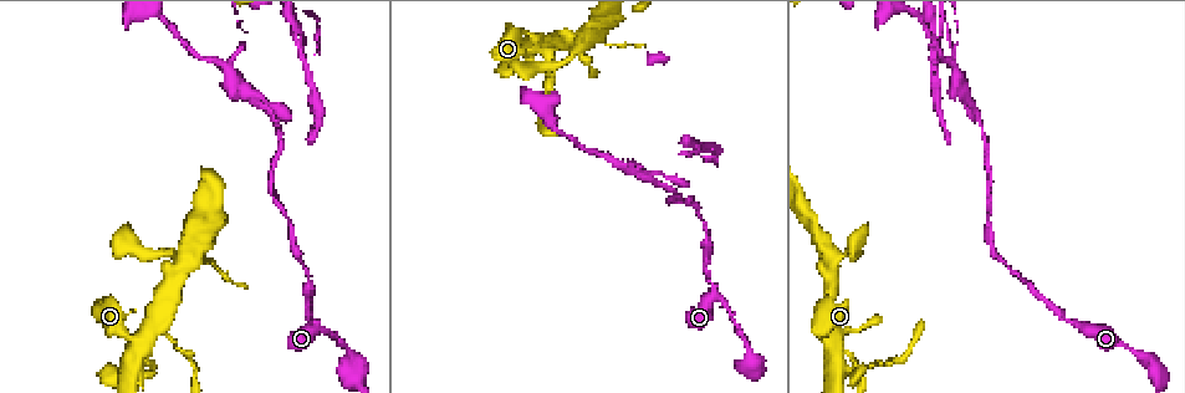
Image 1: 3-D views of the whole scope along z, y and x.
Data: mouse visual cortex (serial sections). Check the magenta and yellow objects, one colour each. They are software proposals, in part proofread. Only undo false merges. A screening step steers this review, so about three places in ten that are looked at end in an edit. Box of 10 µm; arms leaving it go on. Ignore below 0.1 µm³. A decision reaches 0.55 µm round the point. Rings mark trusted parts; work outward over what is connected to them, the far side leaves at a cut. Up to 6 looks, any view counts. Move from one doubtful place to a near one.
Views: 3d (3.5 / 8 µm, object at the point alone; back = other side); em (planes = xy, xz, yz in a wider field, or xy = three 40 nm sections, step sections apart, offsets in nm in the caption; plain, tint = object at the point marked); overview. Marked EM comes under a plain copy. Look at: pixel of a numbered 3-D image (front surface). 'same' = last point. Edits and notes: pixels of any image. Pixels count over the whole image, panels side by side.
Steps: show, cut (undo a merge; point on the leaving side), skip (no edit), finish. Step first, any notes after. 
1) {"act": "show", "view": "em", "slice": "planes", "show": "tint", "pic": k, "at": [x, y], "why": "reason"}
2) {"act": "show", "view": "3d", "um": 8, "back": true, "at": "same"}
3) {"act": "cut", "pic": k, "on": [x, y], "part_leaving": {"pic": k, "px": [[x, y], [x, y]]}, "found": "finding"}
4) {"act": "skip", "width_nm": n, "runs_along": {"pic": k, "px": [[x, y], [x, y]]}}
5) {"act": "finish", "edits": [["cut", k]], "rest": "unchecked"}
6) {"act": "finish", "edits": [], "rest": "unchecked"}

{"act": "show", "view": "3d", "um": 8, "pic": 1, "at": [168, 338]}

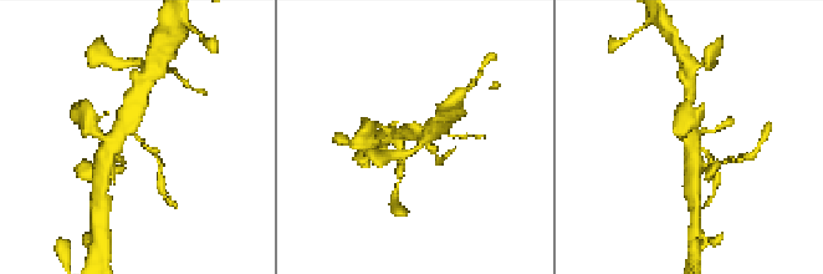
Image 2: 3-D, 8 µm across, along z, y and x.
{"act": "show", "view": "3d", "um": 3.5, "at": "same"}

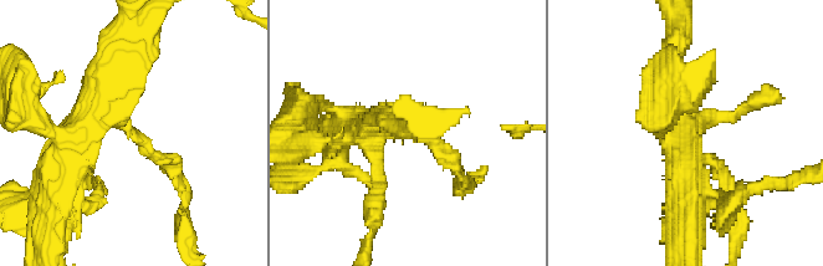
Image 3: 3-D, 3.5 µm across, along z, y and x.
{"act": "skip", "found": "all the same cell"}

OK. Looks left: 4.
{"act": "show", "view": "3d", "um": 3.5, "pic": 1, "at": [309, 318], "why": "abrupt turn"}

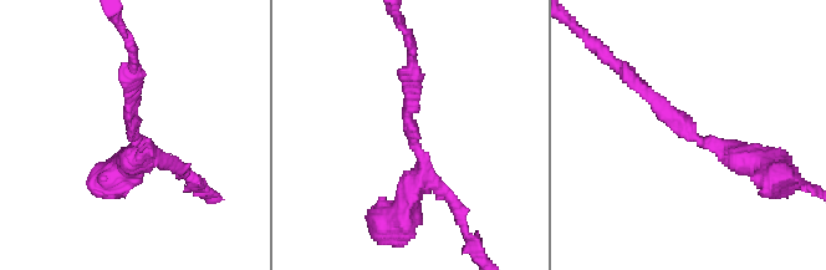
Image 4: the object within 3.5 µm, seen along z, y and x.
{"act": "show", "view": "em", "slice": "xy", "step": 3, "show": "tint", "pic": 4, "at": [693, 135], "why": "shape alone is not enough"}

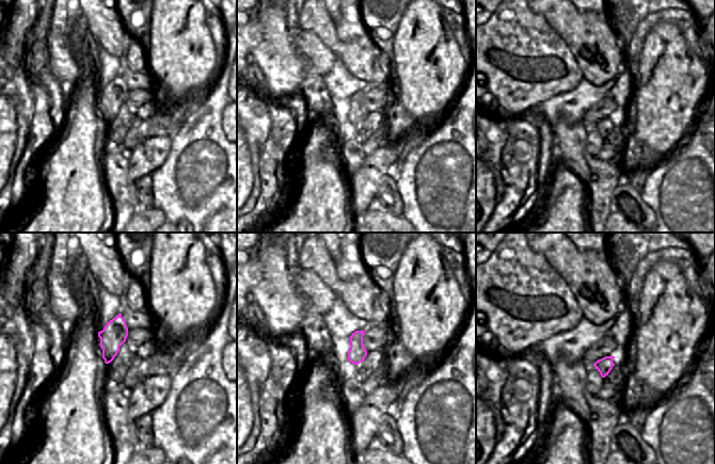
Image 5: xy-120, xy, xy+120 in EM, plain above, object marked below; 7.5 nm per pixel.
{"act": "skip", "arm_widths_nm": [150, 350], "runs_along": {"pic": 4, "px": [[761, 168], [700, 141], [631, 76]]}, "found": "one cell here"}

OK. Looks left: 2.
{"act": "show", "view": "3d", "um": 3.5, "pic": 1, "at": [228, 70], "why": "a fork"}

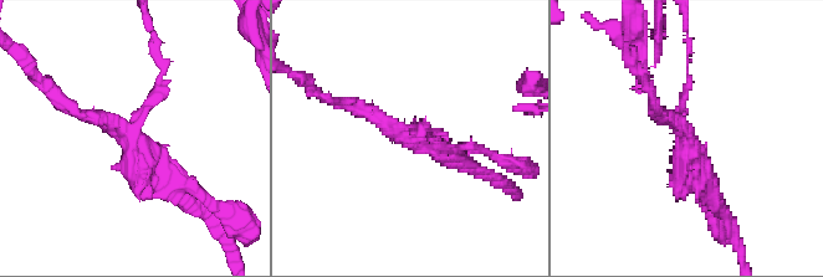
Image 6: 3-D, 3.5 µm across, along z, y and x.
{"act": "show", "view": "em", "slice": "xy", "step": 2, "show": "tint", "pic": 6, "at": [686, 137], "arms": 3, "arm_widths_nm": [100, 150, 250], "why": "now the EM"}

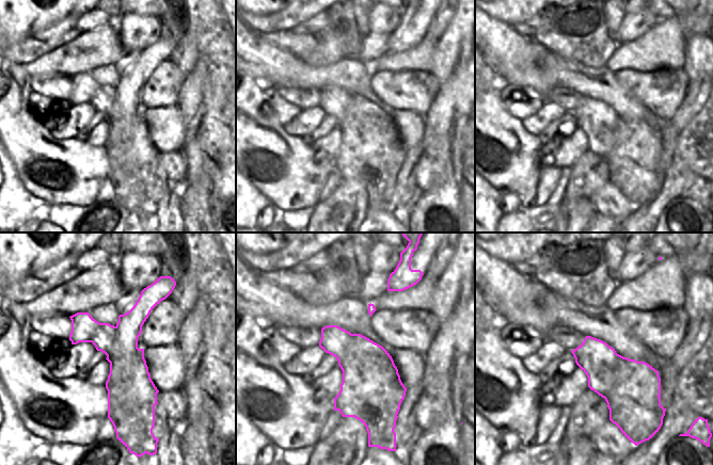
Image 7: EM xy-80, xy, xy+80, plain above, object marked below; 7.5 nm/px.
{"act": "cut", "pic": 6, "on": [510, 159], "found": "two cells meet here"}

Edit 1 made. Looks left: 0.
{"act": "finish", "edits": [["cut", 6]], "rest": "unchecked"}

